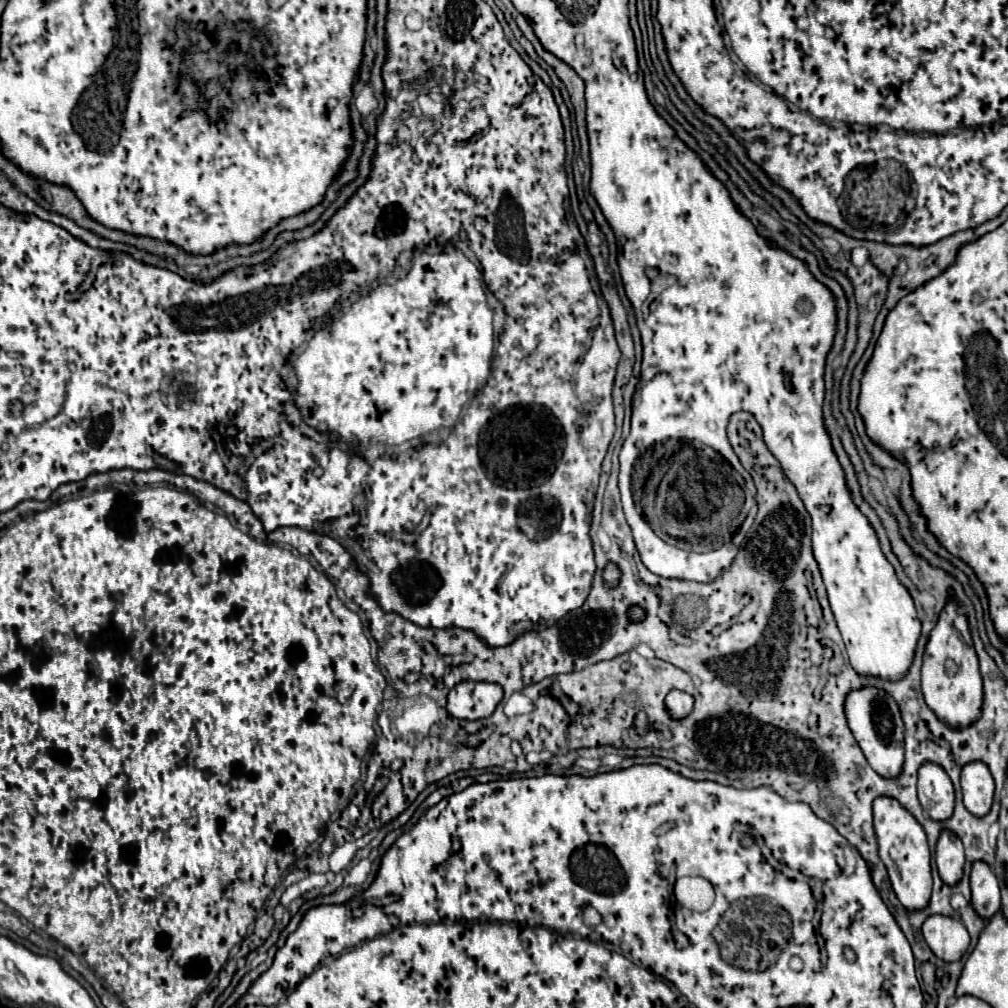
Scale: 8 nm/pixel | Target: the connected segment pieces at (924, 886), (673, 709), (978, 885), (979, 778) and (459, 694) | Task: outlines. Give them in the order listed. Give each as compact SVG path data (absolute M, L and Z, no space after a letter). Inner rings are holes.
M877 798L873 802L873 812L879 858L887 868L893 892L905 910L923 910L931 898L931 854L921 824L917 824L917 820L913 820L913 816L909 816L909 812L905 812L905 808L901 808L901 804L897 804L893 798Z
M671 690L665 696L665 706L667 712L675 718L675 720L683 720L693 712L693 696L681 692L681 690Z
M975 862L971 870L971 906L983 920L1001 910L999 882L985 862Z
M981 762L967 764L961 770L961 788L963 788L963 804L973 816L981 818L989 814L991 804L993 804L995 784L985 764Z
M459 682L447 696L447 712L461 720L489 718L503 698L503 688L495 682Z

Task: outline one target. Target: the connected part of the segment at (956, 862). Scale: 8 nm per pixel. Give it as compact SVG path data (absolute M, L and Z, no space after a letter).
M949 830L941 832L941 838L937 842L935 862L939 876L947 886L955 886L963 878L963 866L965 866L963 844L961 840L957 840L957 836L953 836L953 832Z

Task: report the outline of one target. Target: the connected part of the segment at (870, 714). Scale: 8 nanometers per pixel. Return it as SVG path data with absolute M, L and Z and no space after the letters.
M863 688L847 696L845 714L869 766L883 778L897 778L903 770L903 720L897 702L877 688Z

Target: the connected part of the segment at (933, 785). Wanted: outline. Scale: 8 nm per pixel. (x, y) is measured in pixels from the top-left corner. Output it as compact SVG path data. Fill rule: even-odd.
M923 764L919 768L917 790L919 790L919 802L931 820L951 818L955 806L953 784L941 766Z

